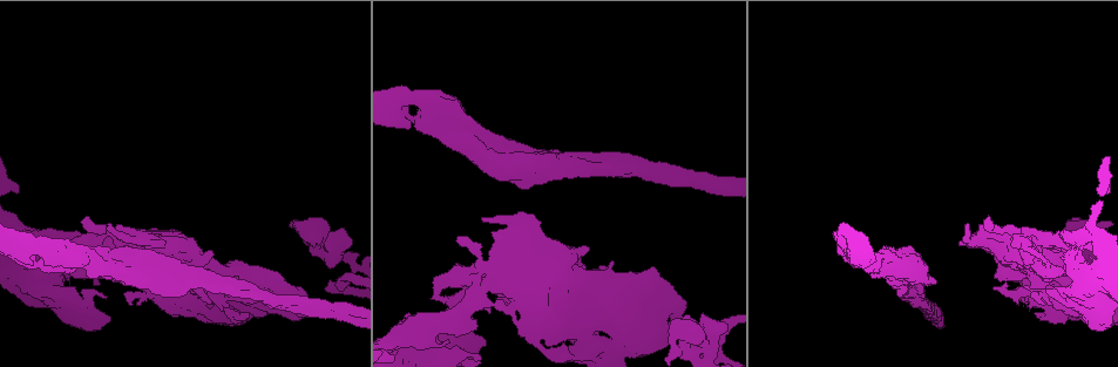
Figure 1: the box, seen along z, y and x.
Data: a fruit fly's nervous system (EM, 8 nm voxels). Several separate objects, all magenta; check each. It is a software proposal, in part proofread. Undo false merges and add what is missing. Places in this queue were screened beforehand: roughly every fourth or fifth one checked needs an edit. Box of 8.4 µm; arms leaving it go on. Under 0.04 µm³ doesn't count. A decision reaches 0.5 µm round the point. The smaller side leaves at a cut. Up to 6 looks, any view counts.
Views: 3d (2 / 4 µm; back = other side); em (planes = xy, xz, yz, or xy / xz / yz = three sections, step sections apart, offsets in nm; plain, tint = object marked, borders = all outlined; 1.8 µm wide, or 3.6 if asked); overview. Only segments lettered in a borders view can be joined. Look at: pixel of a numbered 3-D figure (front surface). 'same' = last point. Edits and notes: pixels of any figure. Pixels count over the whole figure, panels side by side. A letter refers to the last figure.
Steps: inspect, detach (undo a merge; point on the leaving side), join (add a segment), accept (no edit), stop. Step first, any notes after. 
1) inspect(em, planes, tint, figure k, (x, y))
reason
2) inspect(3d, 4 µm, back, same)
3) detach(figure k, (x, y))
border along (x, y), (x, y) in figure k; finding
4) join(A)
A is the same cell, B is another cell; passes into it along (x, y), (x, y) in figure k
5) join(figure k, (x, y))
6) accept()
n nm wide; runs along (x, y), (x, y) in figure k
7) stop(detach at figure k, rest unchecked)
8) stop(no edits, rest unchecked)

inspect(3d, 4 µm, figure 1, (719, 328))
free end

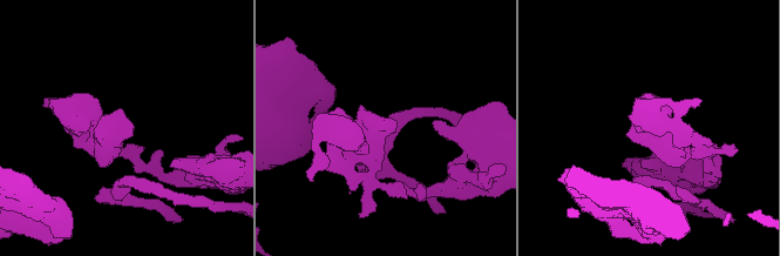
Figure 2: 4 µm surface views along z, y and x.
inspect(em, 3.6 µm, xy, step 4, plain, figure 2, (383, 127))

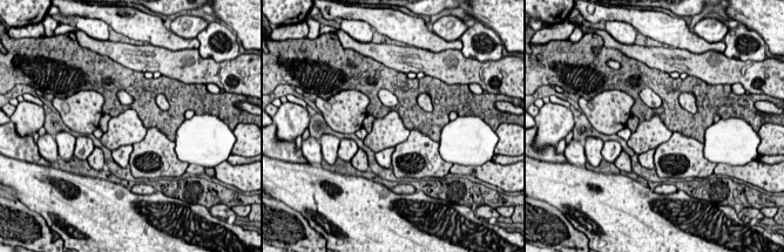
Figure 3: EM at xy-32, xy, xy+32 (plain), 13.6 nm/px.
inspect(em, 3.6 µm, xy, step 4, borders, same)

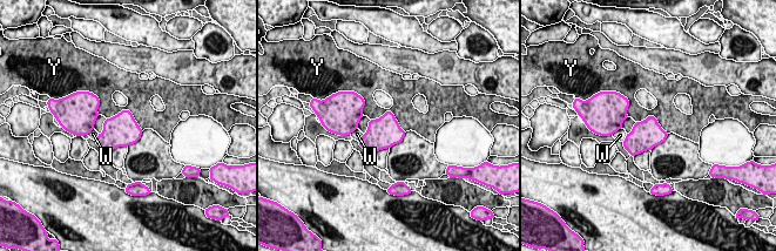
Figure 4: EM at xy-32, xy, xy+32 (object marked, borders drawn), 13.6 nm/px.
accept()
W and Y are other cells; no lettered segment goes on from it

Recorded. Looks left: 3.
inspect(em, 3.6 µm, planes, plain, figure 1, (184, 240))
an open end

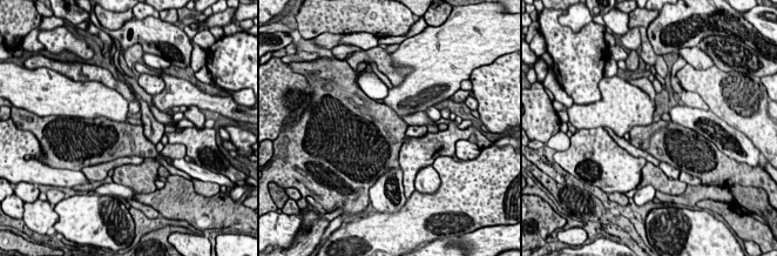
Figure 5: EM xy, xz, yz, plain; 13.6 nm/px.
inspect(em, 3.6 µm, planes, borders, same)

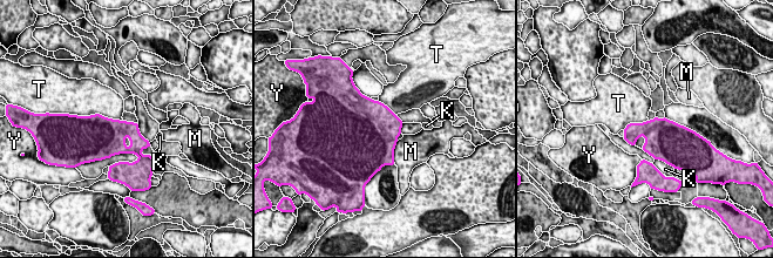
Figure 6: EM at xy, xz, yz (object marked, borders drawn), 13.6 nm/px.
accept()
K, M, T and Y are other cells; border along (83, 115), (101, 114), (122, 121) in figure 6; no lettered segment goes on from it

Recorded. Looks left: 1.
stop(no edits, rest unchecked)

